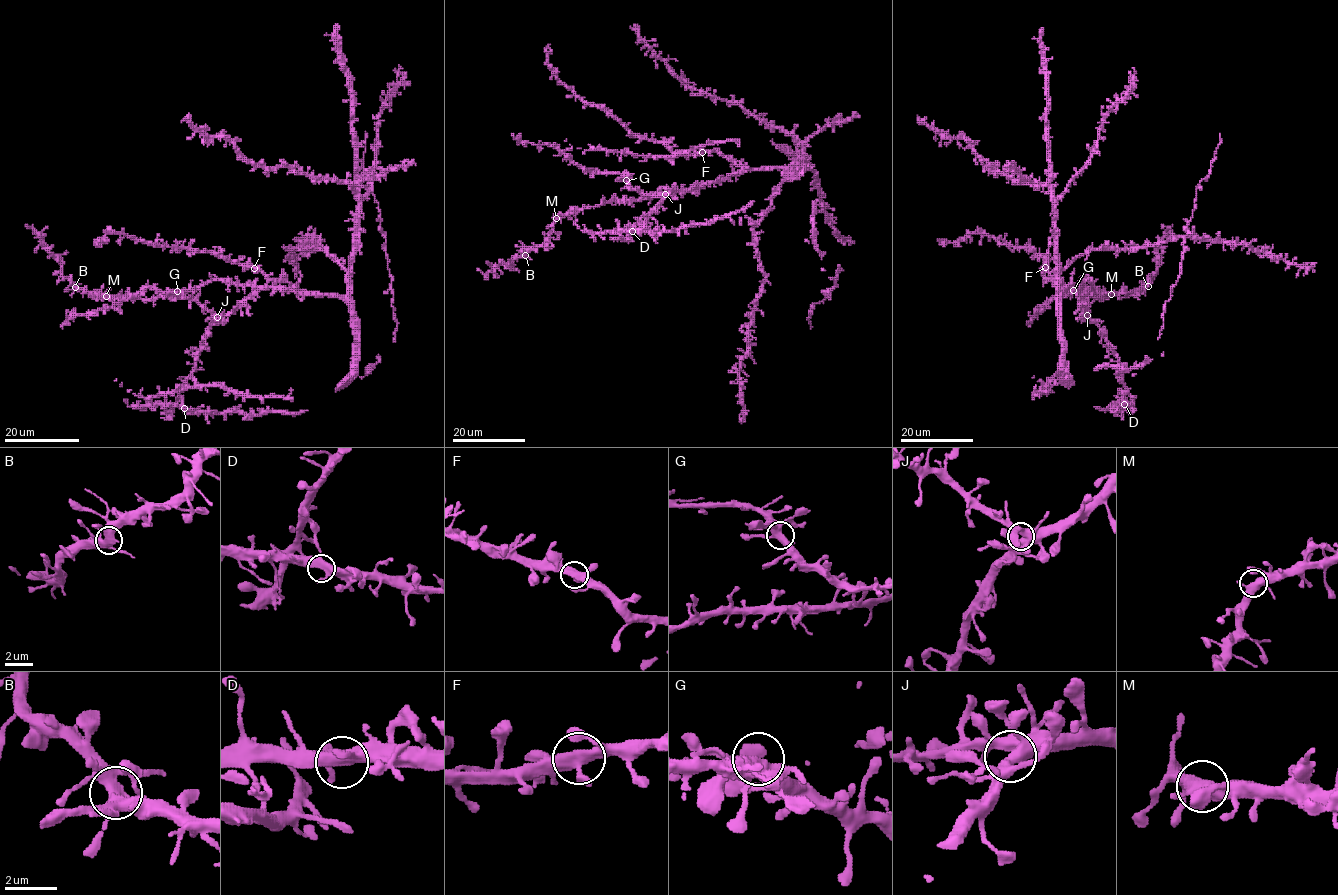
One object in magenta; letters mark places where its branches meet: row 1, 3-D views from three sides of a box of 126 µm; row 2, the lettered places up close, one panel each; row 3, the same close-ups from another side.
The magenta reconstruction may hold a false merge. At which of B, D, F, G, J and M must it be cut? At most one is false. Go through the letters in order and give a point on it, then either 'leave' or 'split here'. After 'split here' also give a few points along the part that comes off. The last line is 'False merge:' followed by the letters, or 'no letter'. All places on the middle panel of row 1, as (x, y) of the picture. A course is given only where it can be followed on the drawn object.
B: at (525, 255); leave
D: at (632, 231); leave
F: at (702, 152); leave
G: at (626, 180); leave
J: at (665, 194); leave
M: at (556, 218); leave
False merge: no letter

